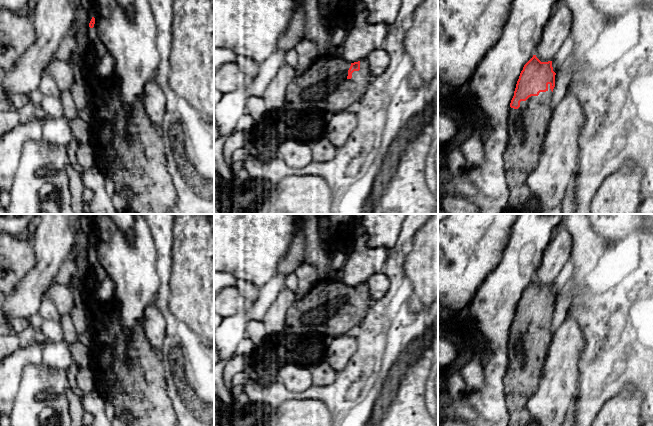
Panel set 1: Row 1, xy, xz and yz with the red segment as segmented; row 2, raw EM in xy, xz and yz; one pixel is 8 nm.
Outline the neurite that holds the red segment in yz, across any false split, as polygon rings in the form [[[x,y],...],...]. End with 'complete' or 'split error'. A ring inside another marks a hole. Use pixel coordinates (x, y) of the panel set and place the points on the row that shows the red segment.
[[[533,55],[520,73],[510,103],[503,160],[509,189],[507,209],[512,213],[525,211],[533,201],[527,178],[537,166],[552,116],[555,75],[552,61],[541,62]]] | split error

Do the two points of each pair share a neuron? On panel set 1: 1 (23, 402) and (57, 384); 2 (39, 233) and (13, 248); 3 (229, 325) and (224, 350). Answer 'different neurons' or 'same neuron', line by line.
1: same neuron
2: different neurons
3: same neuron

